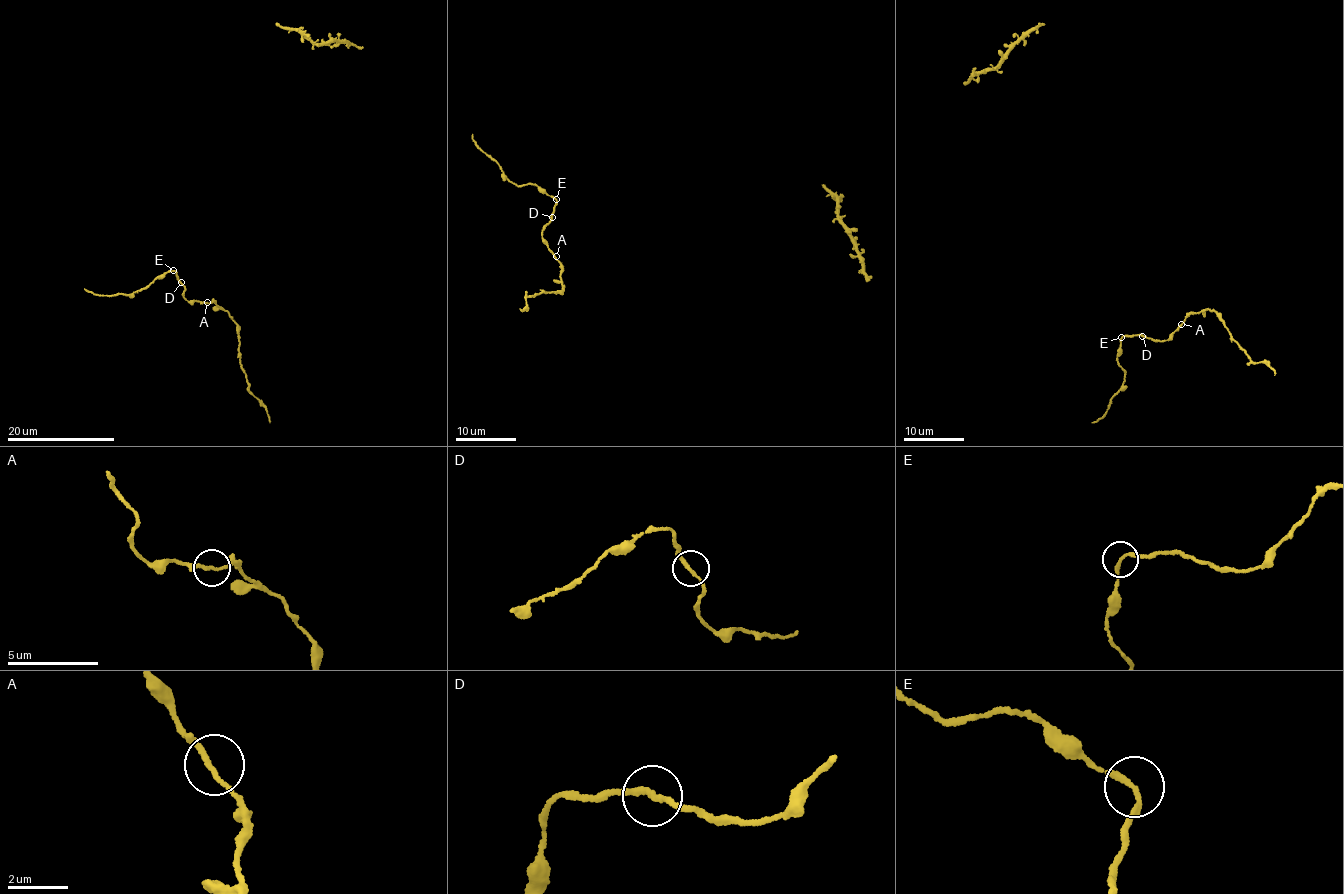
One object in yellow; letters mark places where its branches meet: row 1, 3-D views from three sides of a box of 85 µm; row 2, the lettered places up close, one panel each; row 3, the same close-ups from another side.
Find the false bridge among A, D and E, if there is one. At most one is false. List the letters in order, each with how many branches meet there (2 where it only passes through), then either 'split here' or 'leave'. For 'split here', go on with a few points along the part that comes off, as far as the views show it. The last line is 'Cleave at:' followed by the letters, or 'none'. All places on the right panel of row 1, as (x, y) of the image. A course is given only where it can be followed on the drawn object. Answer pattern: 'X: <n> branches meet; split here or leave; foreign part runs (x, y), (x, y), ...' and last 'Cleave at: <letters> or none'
A: 2 branches meet; leave
D: 2 branches meet; leave
E: 2 branches meet; leave
Cleave at: none

